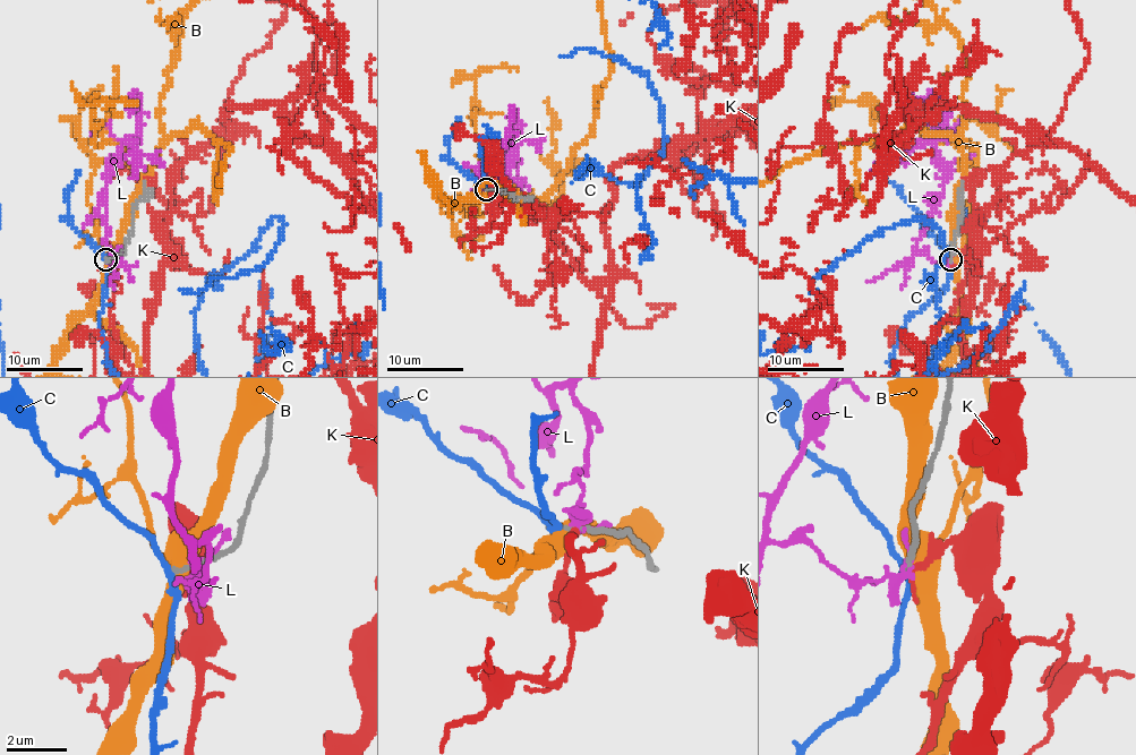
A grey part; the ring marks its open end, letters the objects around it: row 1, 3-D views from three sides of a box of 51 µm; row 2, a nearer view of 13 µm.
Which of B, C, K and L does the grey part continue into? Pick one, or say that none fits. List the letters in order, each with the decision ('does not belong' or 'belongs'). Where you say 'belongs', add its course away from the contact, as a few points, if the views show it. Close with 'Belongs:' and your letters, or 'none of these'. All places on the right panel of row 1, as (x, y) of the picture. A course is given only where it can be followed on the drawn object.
B: does not belong
C: does not belong
K: does not belong
L: does not belong
Belongs: none of these

